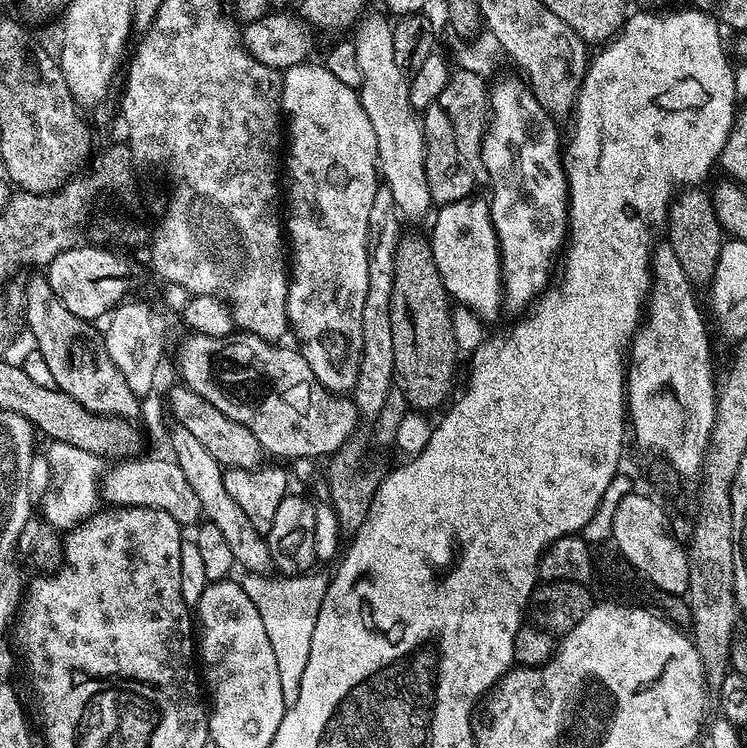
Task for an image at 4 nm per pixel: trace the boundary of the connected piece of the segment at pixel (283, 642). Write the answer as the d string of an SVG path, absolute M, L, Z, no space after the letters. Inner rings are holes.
M244 574L238 582L246 590L246 598L258 606L262 623L270 637L274 659L278 662L278 679L282 686L282 702L285 708L298 702L298 686L302 686L302 674L306 671L306 658L310 658L310 641L314 638L314 626L318 623L318 610L322 610L322 598L328 589L329 577L301 574L270 580L260 574Z

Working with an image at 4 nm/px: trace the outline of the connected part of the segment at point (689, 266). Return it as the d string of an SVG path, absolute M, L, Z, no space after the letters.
M691 188L679 193L672 203L666 225L667 241L674 250L682 272L694 288L711 285L724 241L724 231L717 218L715 203L700 191Z

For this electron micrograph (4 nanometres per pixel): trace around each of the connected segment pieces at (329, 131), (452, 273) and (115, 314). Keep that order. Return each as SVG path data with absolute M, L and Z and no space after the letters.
M305 62L294 65L282 72L284 82L284 99L282 112L286 117L286 148L288 144L288 220L286 216L286 240L290 245L290 279L288 282L288 300L285 302L288 315L288 328L296 335L298 350L306 358L314 378L321 387L332 394L348 394L355 389L356 379L360 373L364 339L362 338L362 306L366 302L368 289L368 223L370 222L370 205L374 202L374 194L378 187L378 138L374 138L374 126L370 126L370 118L366 118L366 110L362 110L357 89L346 86L326 70L323 63Z
M476 199L443 205L432 224L430 243L436 269L449 297L457 305L465 304L478 319L492 320L500 312L500 296L502 300L500 243L496 241L489 201Z
M123 301L114 308L104 328L104 345L111 361L118 366L132 393L145 398L156 382L156 374L164 352L165 322L144 302Z

